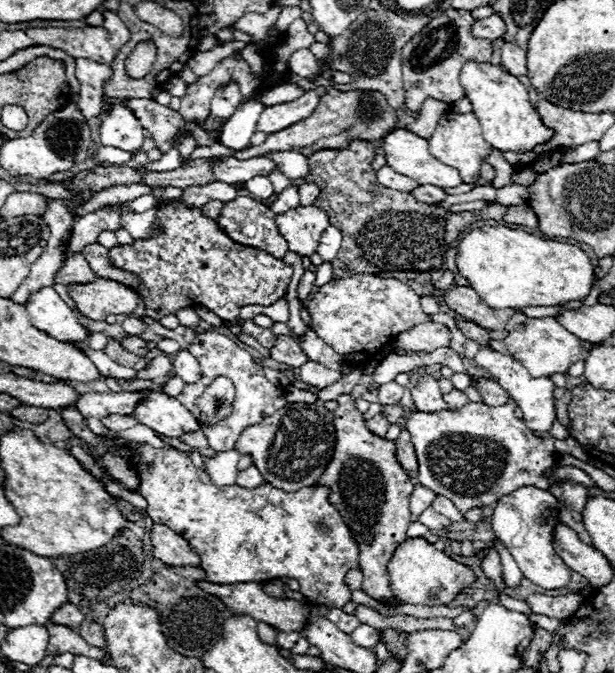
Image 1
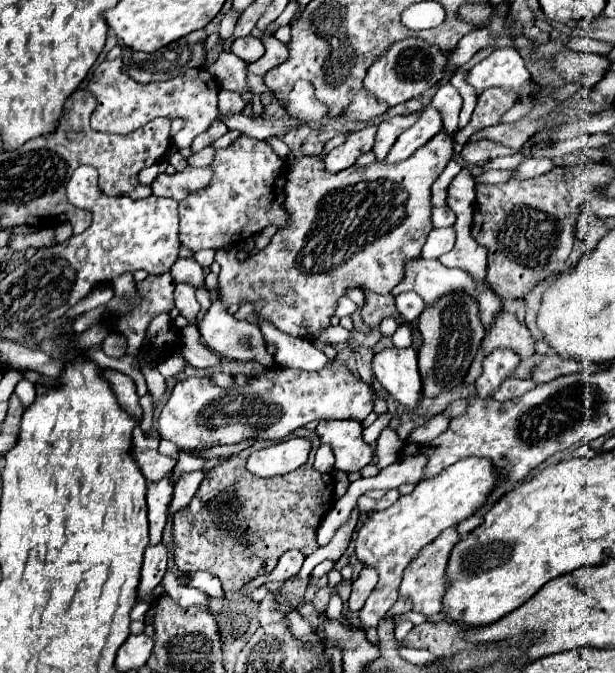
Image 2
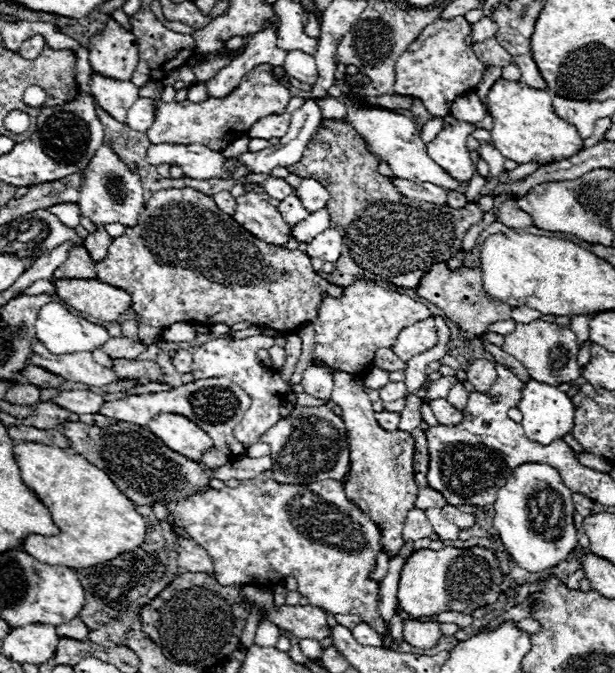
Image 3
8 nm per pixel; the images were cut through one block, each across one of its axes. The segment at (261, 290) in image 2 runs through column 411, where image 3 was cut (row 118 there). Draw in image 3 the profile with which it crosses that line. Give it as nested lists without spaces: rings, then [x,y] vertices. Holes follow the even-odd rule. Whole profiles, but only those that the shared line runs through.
[[[258,64],[254,72],[248,72],[242,78],[242,84],[238,84],[238,88],[230,92],[230,96],[224,98],[210,96],[210,100],[204,100],[202,104],[190,104],[190,100],[160,102],[156,120],[146,134],[152,144],[164,144],[164,142],[202,144],[214,152],[222,152],[230,142],[234,142],[234,138],[246,134],[258,118],[284,112],[290,98],[292,98],[290,90],[272,76],[272,66]]]

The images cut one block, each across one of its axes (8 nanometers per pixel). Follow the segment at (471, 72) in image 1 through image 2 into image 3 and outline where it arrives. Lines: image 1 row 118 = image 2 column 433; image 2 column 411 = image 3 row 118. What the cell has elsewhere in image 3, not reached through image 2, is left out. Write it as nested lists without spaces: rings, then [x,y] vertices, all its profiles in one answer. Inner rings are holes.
[[[498,80],[486,96],[486,106],[494,118],[494,128],[490,130],[492,142],[508,160],[514,160],[518,164],[536,162],[542,166],[568,160],[584,148],[584,140],[578,136],[578,130],[570,122],[556,116],[552,108],[552,96],[546,90]]]

